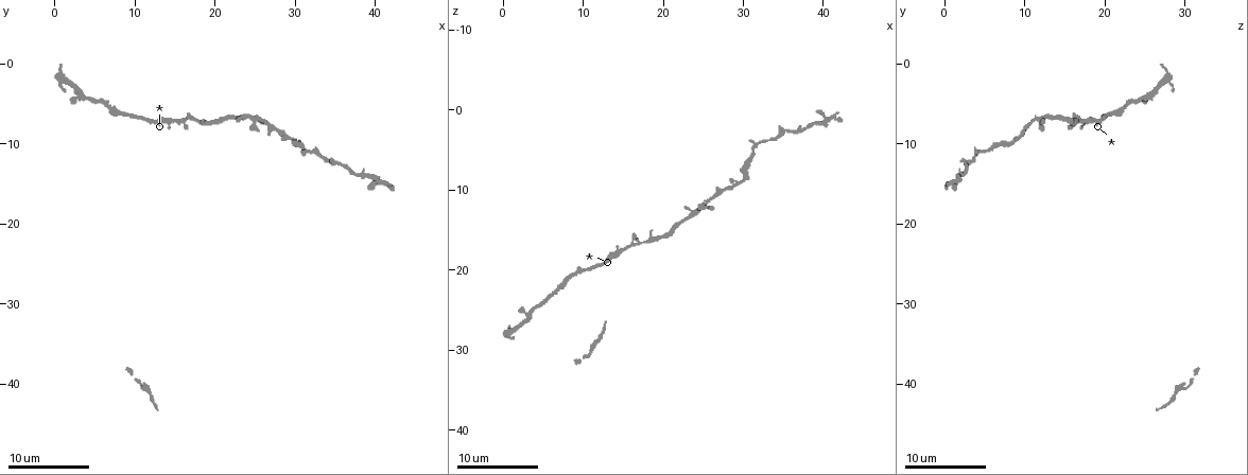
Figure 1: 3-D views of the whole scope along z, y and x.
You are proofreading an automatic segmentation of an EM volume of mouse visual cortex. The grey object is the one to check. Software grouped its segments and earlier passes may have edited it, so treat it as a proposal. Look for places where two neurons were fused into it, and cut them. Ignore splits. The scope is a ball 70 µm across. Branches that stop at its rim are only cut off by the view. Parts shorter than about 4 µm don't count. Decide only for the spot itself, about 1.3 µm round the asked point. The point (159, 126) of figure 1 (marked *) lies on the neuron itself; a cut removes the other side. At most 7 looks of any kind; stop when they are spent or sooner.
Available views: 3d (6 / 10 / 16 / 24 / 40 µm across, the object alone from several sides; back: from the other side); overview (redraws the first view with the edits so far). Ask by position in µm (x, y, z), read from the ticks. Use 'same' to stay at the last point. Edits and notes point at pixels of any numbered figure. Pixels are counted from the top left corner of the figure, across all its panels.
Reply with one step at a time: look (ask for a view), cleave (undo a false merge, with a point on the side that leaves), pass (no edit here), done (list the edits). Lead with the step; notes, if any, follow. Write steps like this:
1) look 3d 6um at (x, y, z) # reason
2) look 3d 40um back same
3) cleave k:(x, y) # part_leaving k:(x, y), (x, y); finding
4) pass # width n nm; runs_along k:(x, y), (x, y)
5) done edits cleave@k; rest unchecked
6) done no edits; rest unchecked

look 3d 10um at (8.8, 6.2, 20.4)

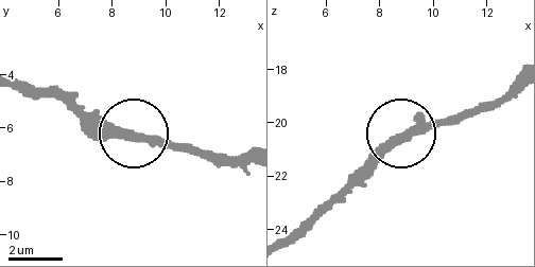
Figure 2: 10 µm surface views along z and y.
look 3d 10um back at (8.9, 6.3, 20.5)

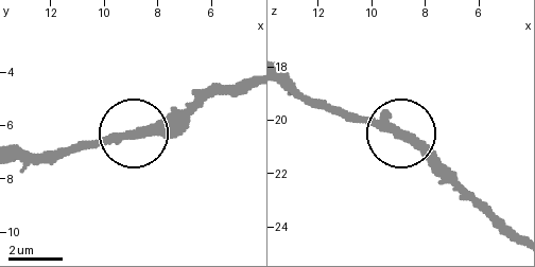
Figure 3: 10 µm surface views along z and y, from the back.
pass # all the same neuron

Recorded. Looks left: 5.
look 3d 10um at (35.2, 12.4, 2.8) # sudden change in width

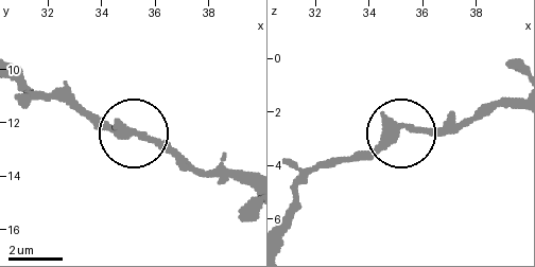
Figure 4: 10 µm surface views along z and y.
look 3d 6um at (34.9, 12.3, 3.0)

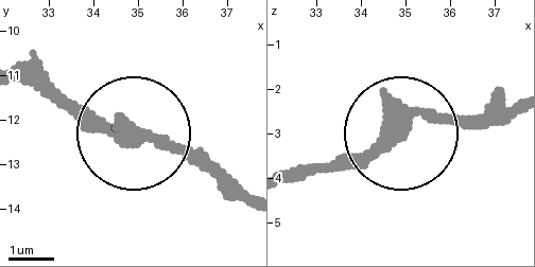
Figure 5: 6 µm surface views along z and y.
pass # runs_along 5:(294, 176), (363, 157), (431, 119), (496, 119); continuous, no second neuron

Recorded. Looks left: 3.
look 3d 10um at (30.4, 10.0, 8.6) # thick turns thin

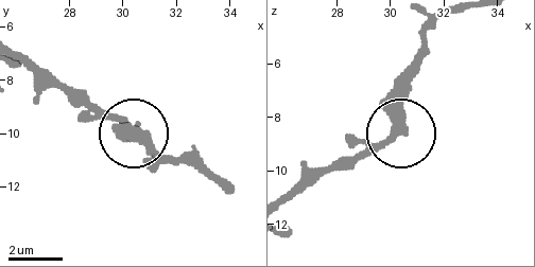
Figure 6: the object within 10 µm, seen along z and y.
pass # runs_along 6:(286, 203), (400, 130), (407, 67); all the same neuron

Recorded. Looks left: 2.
look 3d 10um at (25.0, 7.2, 12.2) # thick turns thin

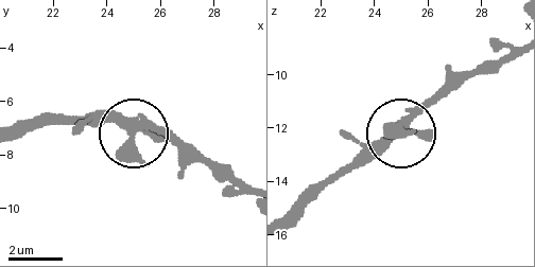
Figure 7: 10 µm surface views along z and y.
pass # arms 4; all the same neuron

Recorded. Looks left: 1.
done no edits; rest unchecked

